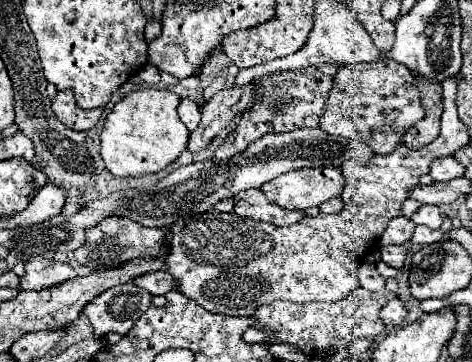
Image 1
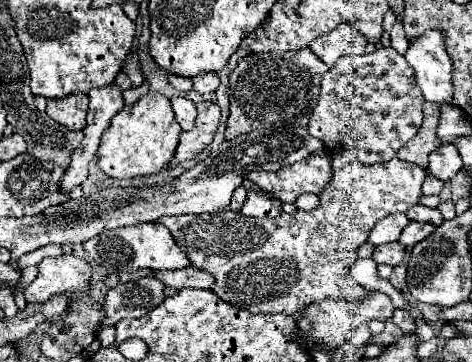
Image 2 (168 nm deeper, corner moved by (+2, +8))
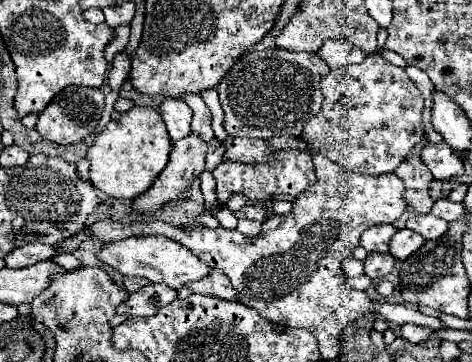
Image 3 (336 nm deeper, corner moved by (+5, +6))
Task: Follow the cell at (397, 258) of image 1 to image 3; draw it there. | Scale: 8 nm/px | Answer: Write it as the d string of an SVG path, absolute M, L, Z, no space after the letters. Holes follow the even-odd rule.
M370 252L364 260L364 272L372 280L390 274L394 270L394 266L396 266L396 260L392 258L390 252Z

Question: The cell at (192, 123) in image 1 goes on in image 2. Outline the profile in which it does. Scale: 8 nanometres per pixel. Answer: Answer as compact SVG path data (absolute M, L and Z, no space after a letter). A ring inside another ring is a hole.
M177 96L177 98L171 98L171 106L173 106L173 112L175 112L175 120L179 122L179 126L183 130L191 130L193 124L195 124L195 104L183 96Z

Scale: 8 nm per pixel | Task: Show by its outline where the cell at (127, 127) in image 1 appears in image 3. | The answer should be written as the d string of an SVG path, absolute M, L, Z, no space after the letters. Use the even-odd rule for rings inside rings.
M134 106L120 114L118 120L108 122L88 148L90 182L110 198L136 198L148 190L148 186L152 186L156 176L164 170L170 150L172 142L160 112L150 106Z

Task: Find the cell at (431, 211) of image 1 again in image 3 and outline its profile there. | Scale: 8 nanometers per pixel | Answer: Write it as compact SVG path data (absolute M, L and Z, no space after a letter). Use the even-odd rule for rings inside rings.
M418 214L406 222L406 228L422 234L426 240L436 240L448 230L448 222L432 214Z

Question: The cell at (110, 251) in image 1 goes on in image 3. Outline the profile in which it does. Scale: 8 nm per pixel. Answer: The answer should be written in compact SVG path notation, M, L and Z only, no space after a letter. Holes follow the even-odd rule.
M132 236L118 242L106 242L96 254L100 262L124 276L142 276L150 282L162 282L174 290L186 286L192 280L200 280L210 272L210 268L200 262L186 246L164 236Z

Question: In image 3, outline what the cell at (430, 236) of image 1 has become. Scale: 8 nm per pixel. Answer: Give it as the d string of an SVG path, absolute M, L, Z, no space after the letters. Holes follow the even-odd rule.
M402 228L398 230L394 236L392 236L392 242L390 242L390 254L396 258L396 260L406 260L410 254L414 254L420 246L424 244L424 238L408 228Z

